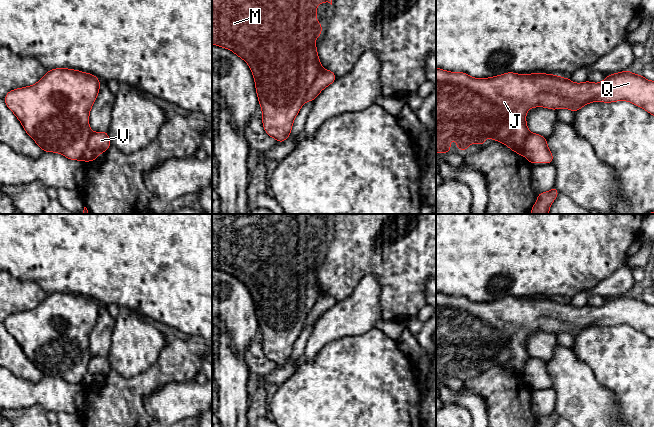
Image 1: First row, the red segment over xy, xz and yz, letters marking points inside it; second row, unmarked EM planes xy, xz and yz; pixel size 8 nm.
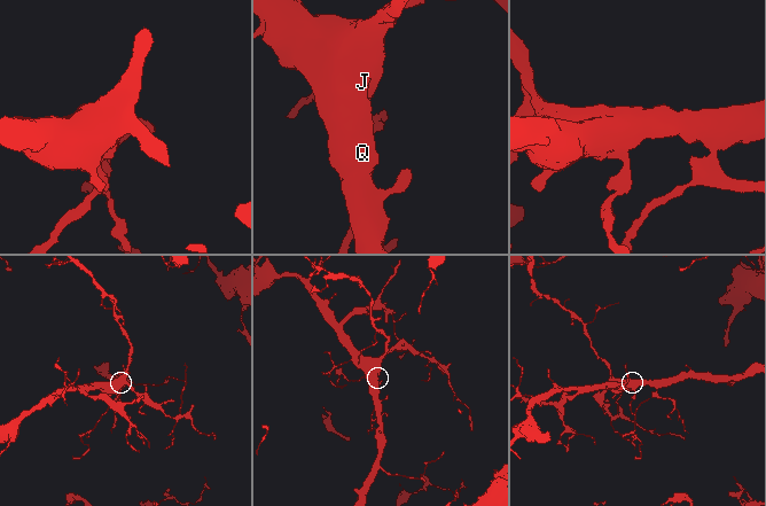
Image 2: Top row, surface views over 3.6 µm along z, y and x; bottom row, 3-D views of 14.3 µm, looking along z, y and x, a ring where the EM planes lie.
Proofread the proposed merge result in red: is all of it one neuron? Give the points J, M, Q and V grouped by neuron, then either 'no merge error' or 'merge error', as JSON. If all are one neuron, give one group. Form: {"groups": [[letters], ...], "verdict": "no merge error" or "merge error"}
{"groups": [["J", "M", "Q"], ["V"]], "verdict": "merge error"}

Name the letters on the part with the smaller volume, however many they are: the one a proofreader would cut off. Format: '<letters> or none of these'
V

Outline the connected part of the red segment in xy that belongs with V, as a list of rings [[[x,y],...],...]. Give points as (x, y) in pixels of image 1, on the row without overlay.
[[[93,356],[88,364],[88,378],[85,386],[95,385],[99,378],[107,375],[110,371],[110,363],[106,356]]]

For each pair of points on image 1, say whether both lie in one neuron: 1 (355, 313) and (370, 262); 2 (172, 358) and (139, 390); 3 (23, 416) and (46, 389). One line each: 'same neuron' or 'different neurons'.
1: different neurons
2: same neuron
3: different neurons

